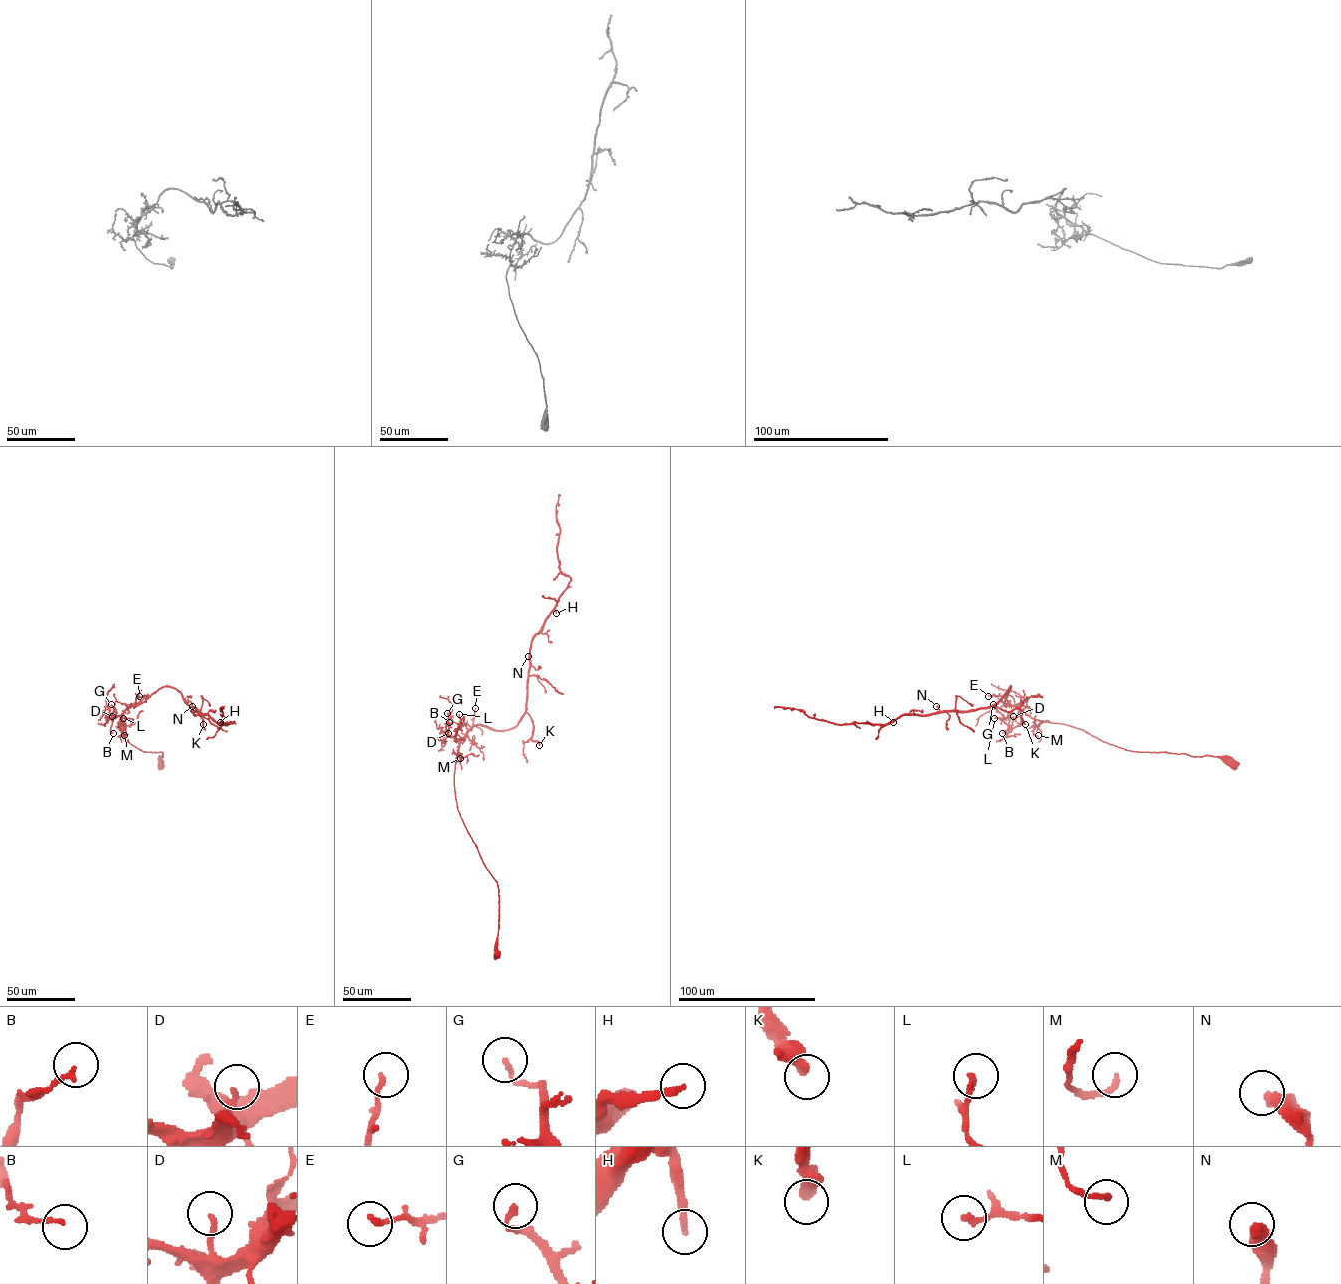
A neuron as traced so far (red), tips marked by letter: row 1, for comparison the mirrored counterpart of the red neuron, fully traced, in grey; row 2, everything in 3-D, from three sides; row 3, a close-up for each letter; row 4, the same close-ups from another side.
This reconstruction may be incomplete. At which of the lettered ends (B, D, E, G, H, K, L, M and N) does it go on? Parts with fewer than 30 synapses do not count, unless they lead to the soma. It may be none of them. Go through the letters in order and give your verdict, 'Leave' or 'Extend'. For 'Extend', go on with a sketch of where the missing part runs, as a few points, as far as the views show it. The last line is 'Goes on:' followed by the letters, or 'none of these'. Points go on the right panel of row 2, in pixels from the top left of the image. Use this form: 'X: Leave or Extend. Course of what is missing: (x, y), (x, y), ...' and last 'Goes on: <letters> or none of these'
B: Leave
D: Leave
E: Leave
G: Leave
H: Leave
K: Leave
L: Leave
M: Leave
N: Leave
Goes on: none of these

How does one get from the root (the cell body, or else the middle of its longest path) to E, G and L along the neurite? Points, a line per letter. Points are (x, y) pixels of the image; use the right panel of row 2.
E: (1235, 765), (1209, 755), (1124, 749), (1070, 726), (1034, 719), (1003, 697), (988, 696)
G: (1235, 765), (1209, 755), (1124, 749), (1082, 730), (1034, 719), (1022, 712), (1014, 718), (1005, 717), (993, 704)
L: (1235, 765), (1209, 755), (1124, 749), (1082, 730), (1034, 719), (1022, 712), (1021, 723), (1013, 727), (994, 718)

